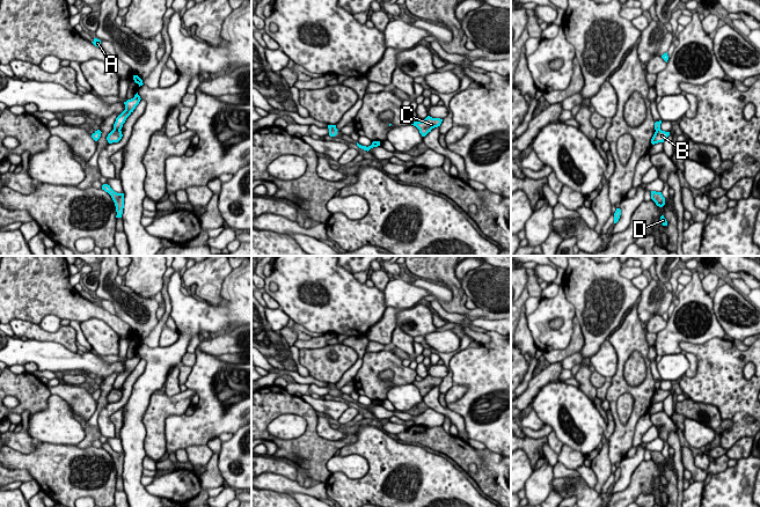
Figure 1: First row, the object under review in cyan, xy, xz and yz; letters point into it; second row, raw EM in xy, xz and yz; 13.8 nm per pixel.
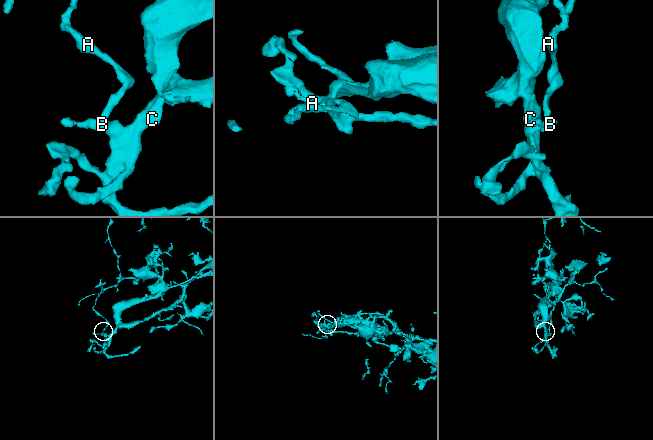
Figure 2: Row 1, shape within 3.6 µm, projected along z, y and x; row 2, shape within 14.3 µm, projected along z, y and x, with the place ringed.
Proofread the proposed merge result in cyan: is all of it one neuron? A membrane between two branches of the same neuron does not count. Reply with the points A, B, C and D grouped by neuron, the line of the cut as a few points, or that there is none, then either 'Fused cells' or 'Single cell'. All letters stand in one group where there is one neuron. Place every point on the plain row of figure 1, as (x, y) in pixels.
Groups: A / B C D. Split along xy (114, 388), (119, 389). Fused cells

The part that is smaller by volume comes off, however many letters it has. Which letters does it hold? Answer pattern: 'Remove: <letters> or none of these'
Remove: A

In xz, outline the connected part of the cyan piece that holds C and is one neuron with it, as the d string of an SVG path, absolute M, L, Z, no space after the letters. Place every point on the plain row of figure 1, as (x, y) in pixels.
M428 375L422 381L414 381L411 384L416 385L419 389L422 396L425 396L432 388L440 385L443 379L432 377Z

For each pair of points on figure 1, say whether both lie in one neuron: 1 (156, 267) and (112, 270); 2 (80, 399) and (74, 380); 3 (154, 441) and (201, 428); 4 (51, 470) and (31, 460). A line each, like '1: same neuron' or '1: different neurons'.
1: different neurons
2: different neurons
3: different neurons
4: same neuron

